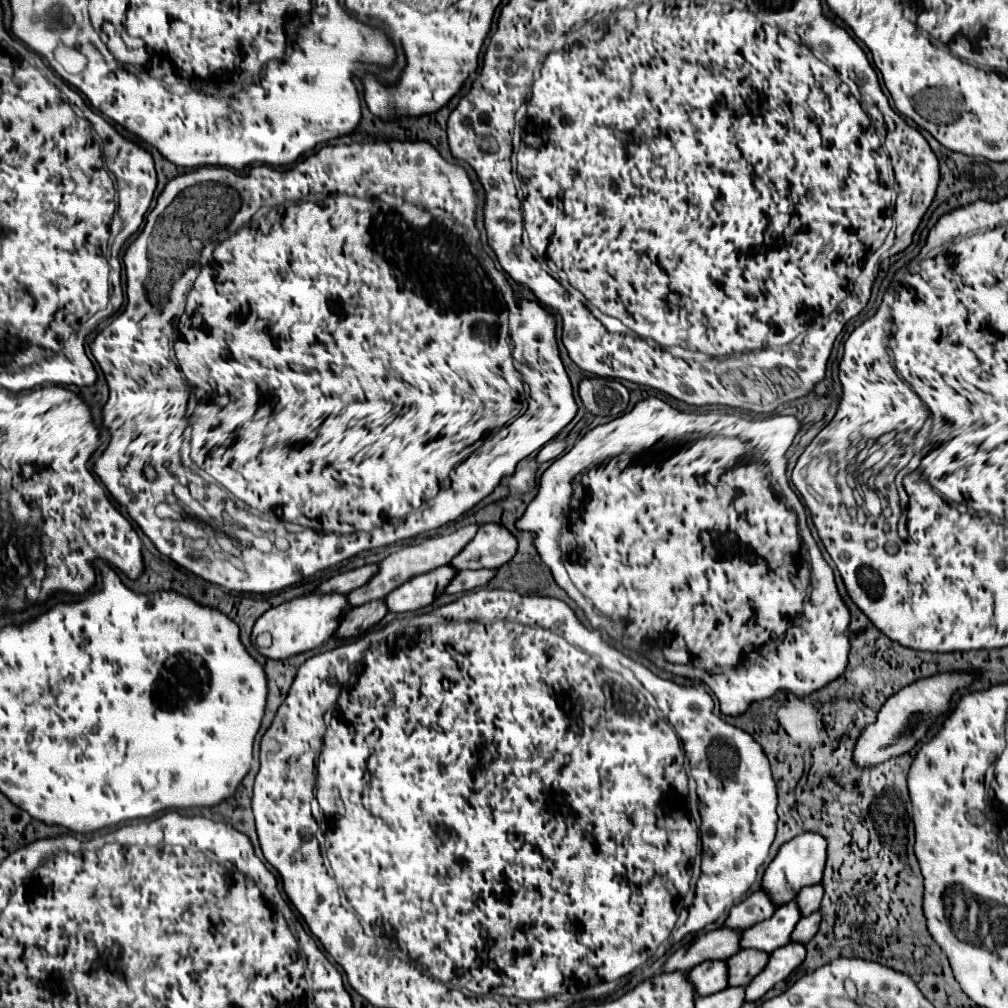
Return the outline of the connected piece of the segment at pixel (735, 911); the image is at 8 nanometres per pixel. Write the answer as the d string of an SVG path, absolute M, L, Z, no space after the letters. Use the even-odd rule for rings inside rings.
M762 890L750 894L746 900L742 900L740 904L732 906L724 928L730 930L746 930L762 920L768 920L772 914L776 912L776 906L770 902L770 896Z

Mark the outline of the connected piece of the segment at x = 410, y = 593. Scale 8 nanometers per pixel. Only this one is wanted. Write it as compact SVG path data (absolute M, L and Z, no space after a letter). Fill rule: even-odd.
M448 566L414 576L406 584L390 592L390 596L384 596L388 612L396 612L396 614L414 612L428 606L436 596L444 592L444 588L450 584L454 576L456 576L456 570Z

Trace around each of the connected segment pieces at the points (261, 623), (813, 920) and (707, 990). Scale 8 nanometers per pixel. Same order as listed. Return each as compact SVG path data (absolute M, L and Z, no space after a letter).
M308 594L308 596L294 598L290 602L276 606L276 608L270 608L268 612L264 612L256 620L256 624L252 628L252 644L260 632L270 632L272 634L272 646L270 648L258 648L258 652L262 656L272 658L272 660L284 660L284 658L296 656L300 652L316 648L324 640L328 640L334 634L334 630L338 628L346 610L348 610L348 602L346 602L346 596L342 596L342 594L326 594L326 596Z
M814 912L810 918L800 918L800 922L796 924L794 932L792 932L792 938L790 942L800 942L800 944L806 944L818 930L818 924L820 924L820 912Z
M708 960L688 970L688 980L694 984L696 996L708 996L726 988L726 962Z

